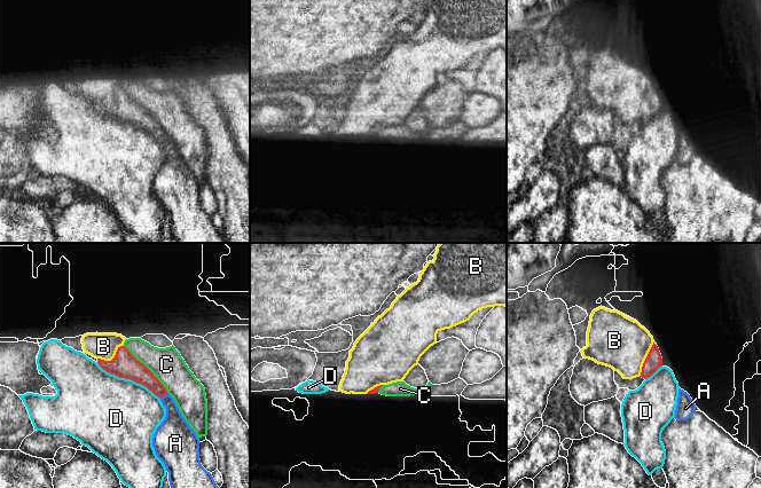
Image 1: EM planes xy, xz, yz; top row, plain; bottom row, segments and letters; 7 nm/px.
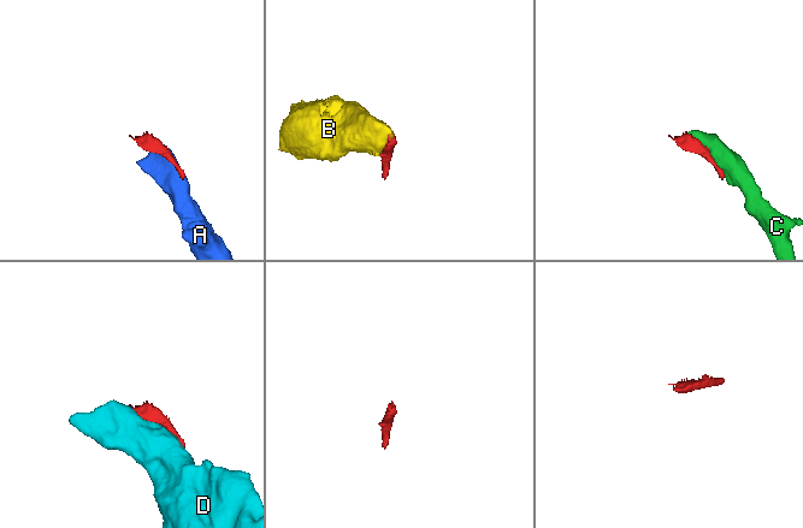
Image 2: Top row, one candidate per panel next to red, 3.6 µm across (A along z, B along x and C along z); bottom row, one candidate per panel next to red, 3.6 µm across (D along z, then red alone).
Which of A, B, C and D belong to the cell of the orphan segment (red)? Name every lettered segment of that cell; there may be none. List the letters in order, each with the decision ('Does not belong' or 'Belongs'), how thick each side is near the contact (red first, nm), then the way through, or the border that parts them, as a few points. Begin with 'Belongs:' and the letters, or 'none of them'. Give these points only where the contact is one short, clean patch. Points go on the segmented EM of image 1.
Belongs: B
A: Does not belong. Thickness 140 nm (red) against 190 nm
B: Belongs. Thickness 120 nm (red) against 380 nm
C: Does not belong. Thickness 180 nm (red) against 220 nm
D: Does not belong. Thickness 180 nm (red) against 480 nm

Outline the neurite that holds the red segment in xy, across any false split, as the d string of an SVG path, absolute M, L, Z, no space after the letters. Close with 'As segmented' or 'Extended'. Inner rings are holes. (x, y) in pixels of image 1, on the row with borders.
M86 333L83 349L97 360L107 372L146 386L159 399L167 395L164 385L124 346L126 338L117 333Z. Extended

